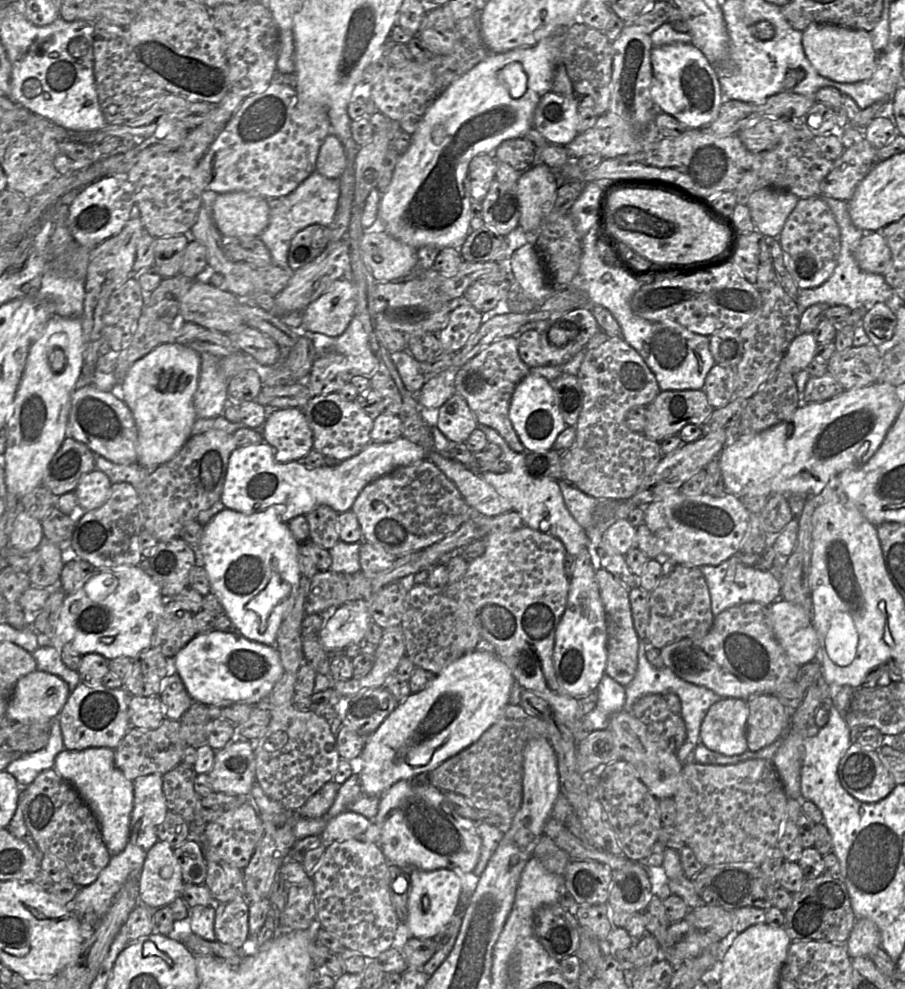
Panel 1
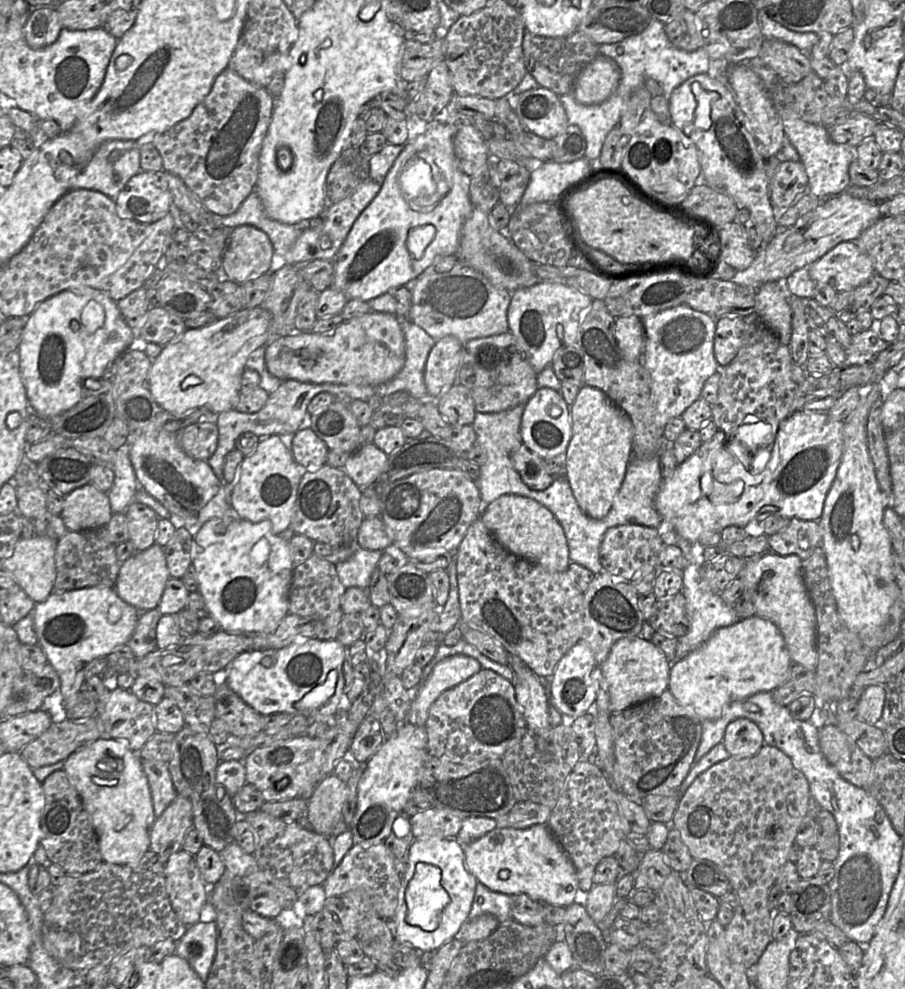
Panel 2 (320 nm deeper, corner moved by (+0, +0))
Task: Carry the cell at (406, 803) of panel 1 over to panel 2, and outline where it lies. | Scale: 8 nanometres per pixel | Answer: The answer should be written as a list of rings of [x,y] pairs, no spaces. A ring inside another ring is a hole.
[[[547,824],[524,829],[495,828],[463,846],[468,870],[490,890],[507,895],[526,894],[534,901],[554,906],[574,903],[579,889],[575,867]]]

